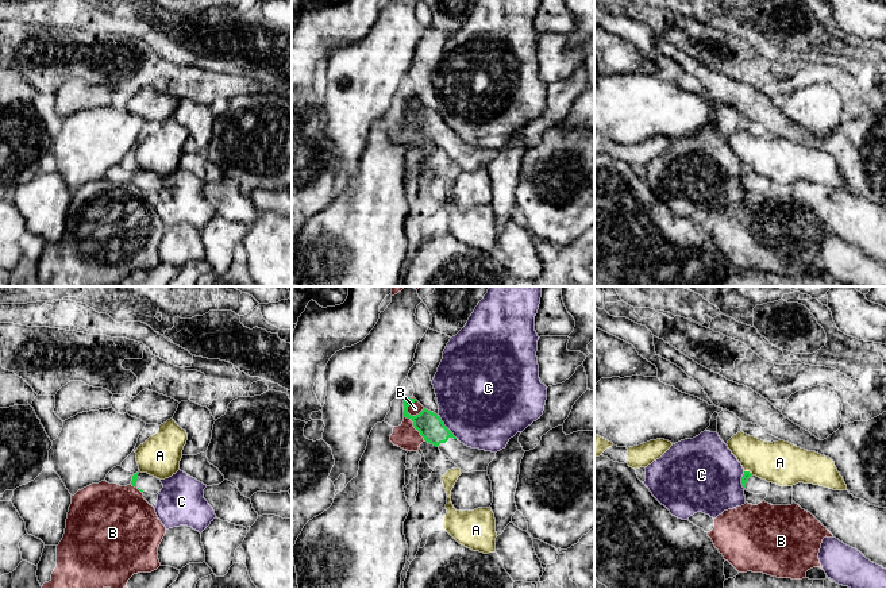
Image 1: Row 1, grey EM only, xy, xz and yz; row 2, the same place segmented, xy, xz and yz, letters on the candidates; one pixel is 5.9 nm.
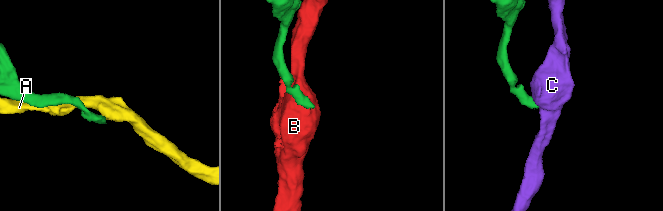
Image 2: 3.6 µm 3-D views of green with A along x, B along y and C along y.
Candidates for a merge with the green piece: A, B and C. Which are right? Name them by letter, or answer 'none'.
none

